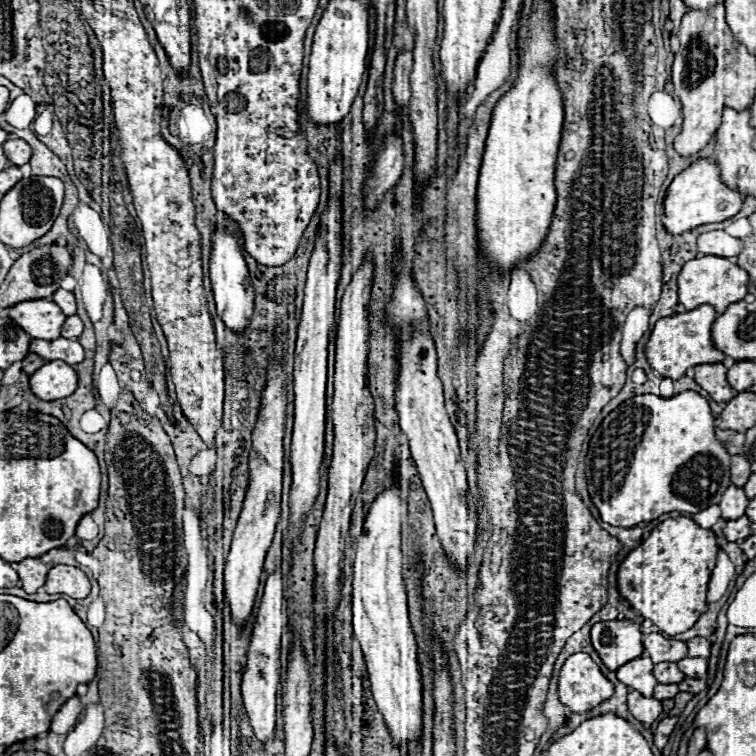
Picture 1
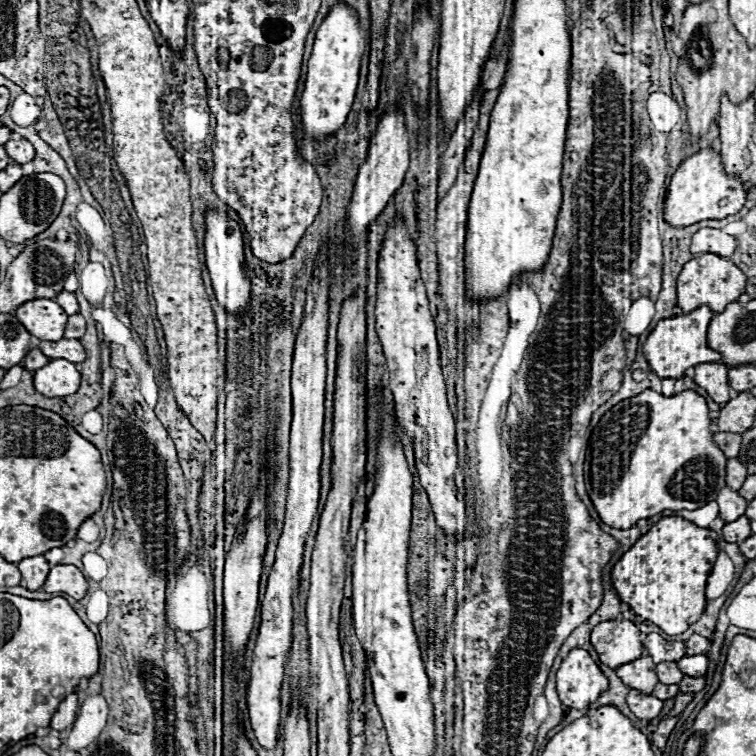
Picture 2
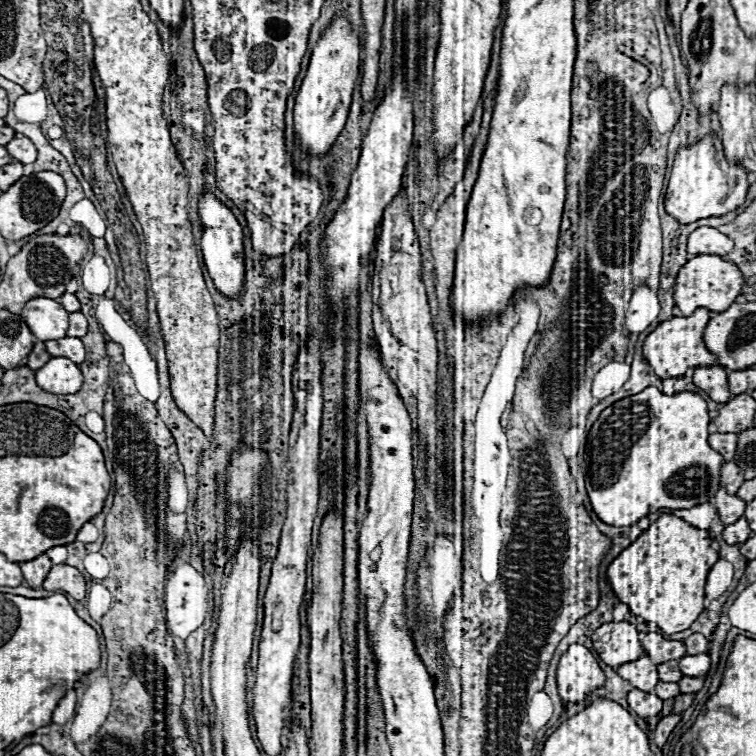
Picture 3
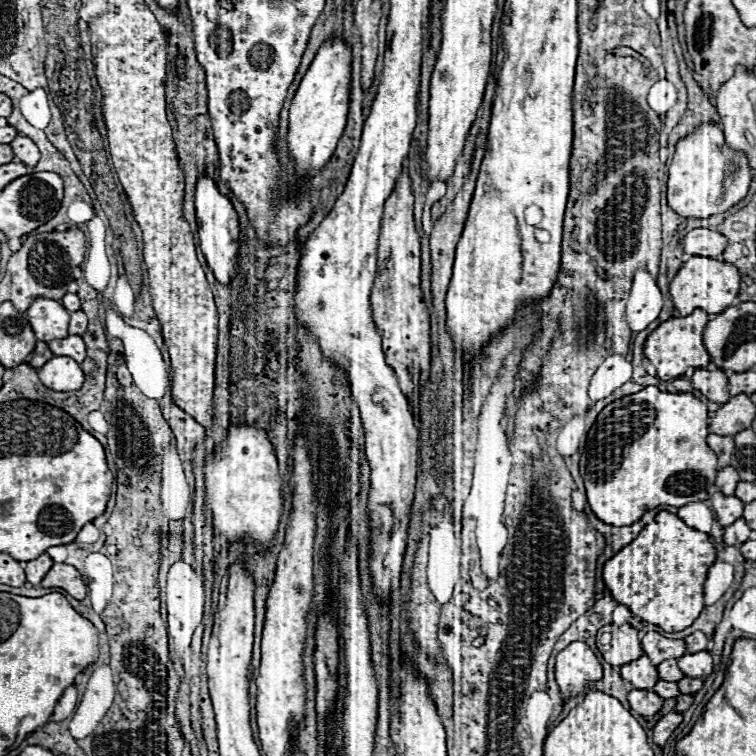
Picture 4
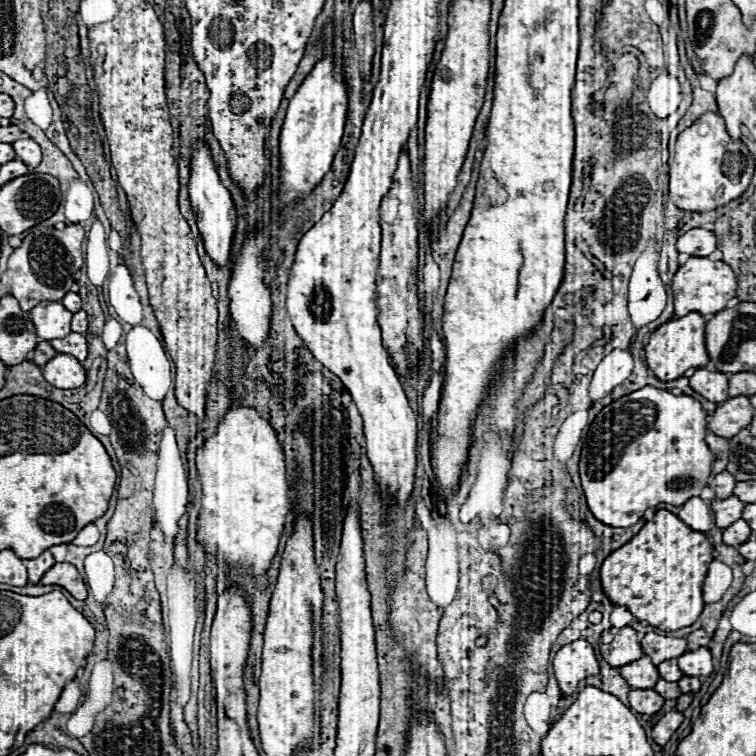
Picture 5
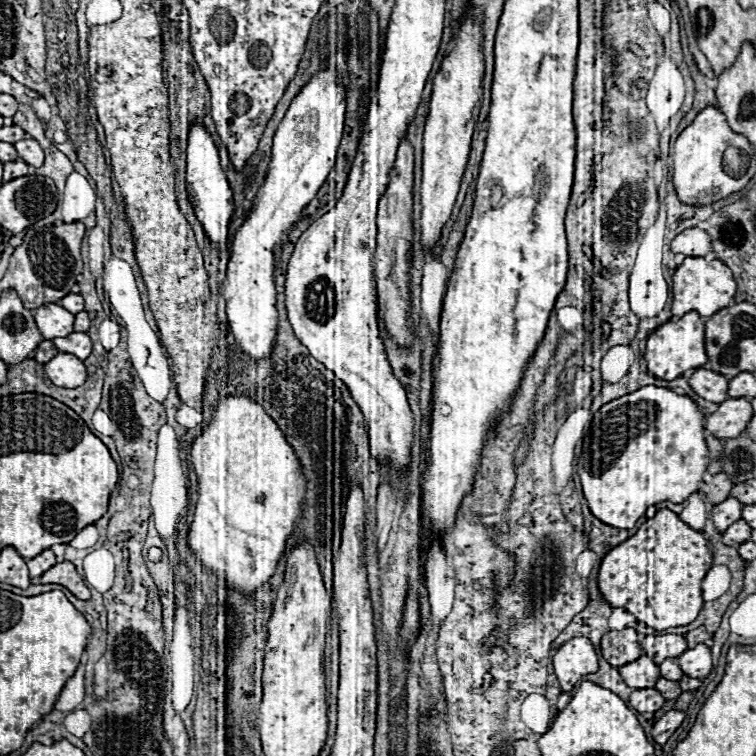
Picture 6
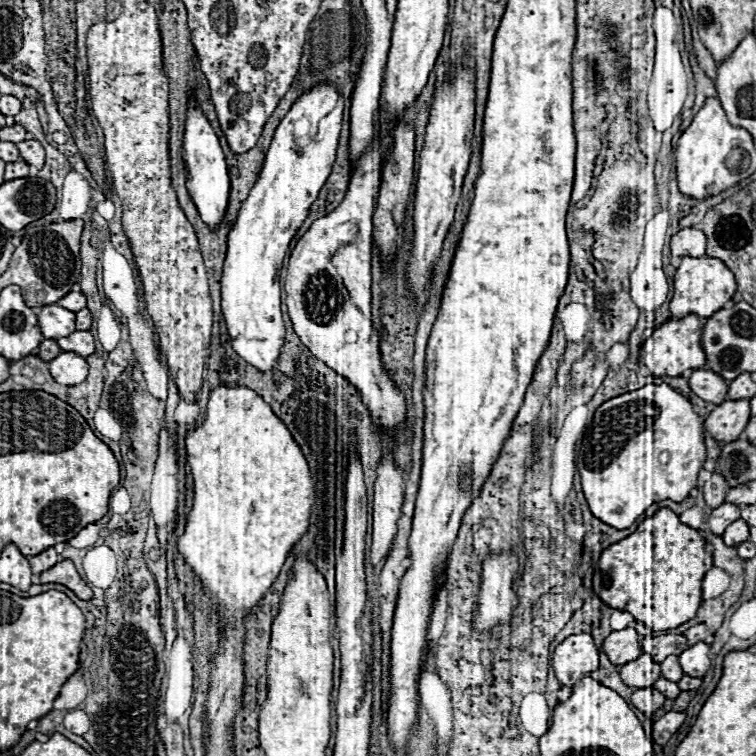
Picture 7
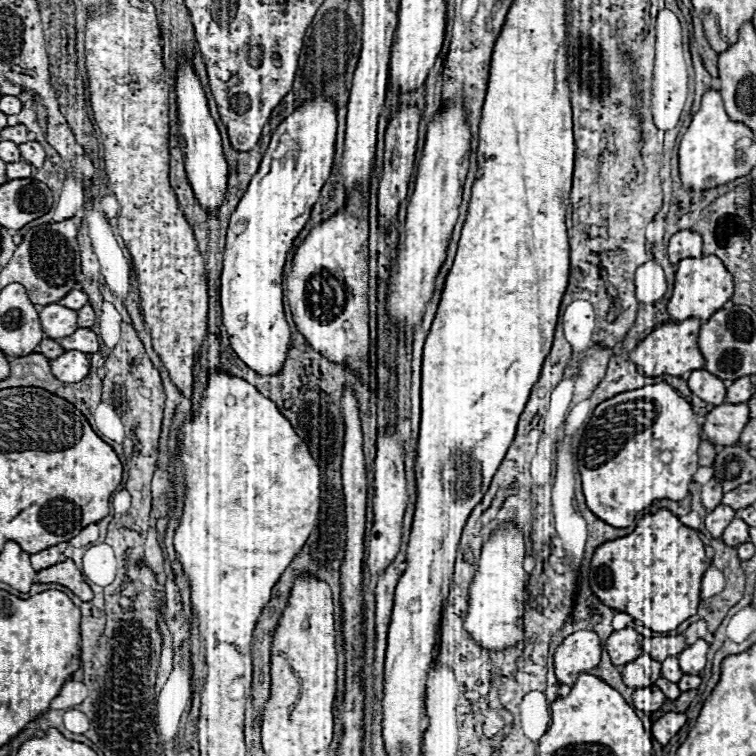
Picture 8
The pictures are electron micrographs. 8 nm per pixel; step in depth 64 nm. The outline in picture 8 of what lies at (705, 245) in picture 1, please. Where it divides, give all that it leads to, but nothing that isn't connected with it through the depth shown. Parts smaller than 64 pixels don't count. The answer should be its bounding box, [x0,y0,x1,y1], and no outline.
[668,230,702,264]

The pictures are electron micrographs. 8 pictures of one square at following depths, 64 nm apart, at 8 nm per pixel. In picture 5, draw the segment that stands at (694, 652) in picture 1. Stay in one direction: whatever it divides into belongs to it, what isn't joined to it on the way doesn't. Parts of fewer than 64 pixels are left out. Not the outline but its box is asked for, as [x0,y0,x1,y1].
[686,628,710,650]

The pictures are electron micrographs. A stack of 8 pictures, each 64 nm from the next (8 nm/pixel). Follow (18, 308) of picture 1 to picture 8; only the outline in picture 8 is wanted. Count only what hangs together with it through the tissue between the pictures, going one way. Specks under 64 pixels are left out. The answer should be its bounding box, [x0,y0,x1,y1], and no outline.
[40,304,78,340]

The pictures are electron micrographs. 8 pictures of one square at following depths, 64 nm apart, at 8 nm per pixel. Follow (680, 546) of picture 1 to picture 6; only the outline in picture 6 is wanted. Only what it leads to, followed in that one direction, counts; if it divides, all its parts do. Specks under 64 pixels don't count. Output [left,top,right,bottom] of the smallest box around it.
[598,508,712,630]

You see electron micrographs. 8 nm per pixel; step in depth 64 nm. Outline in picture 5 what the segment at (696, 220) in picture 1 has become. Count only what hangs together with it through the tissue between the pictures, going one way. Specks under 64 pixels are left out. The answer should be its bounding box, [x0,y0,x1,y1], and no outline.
[670,112,754,212]

